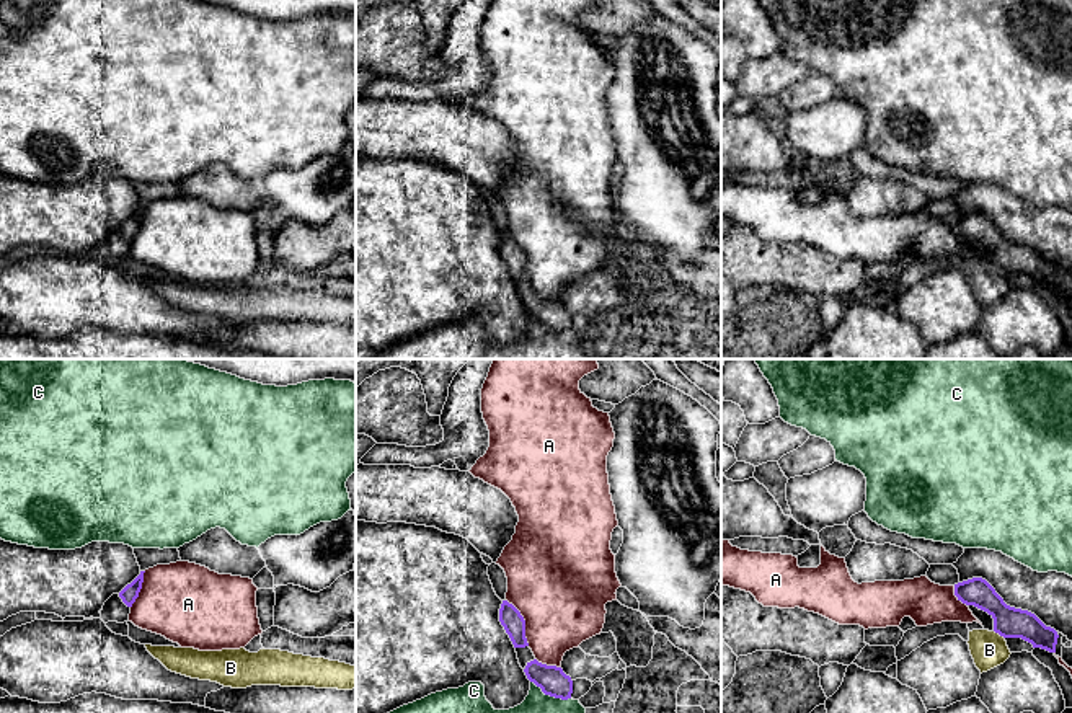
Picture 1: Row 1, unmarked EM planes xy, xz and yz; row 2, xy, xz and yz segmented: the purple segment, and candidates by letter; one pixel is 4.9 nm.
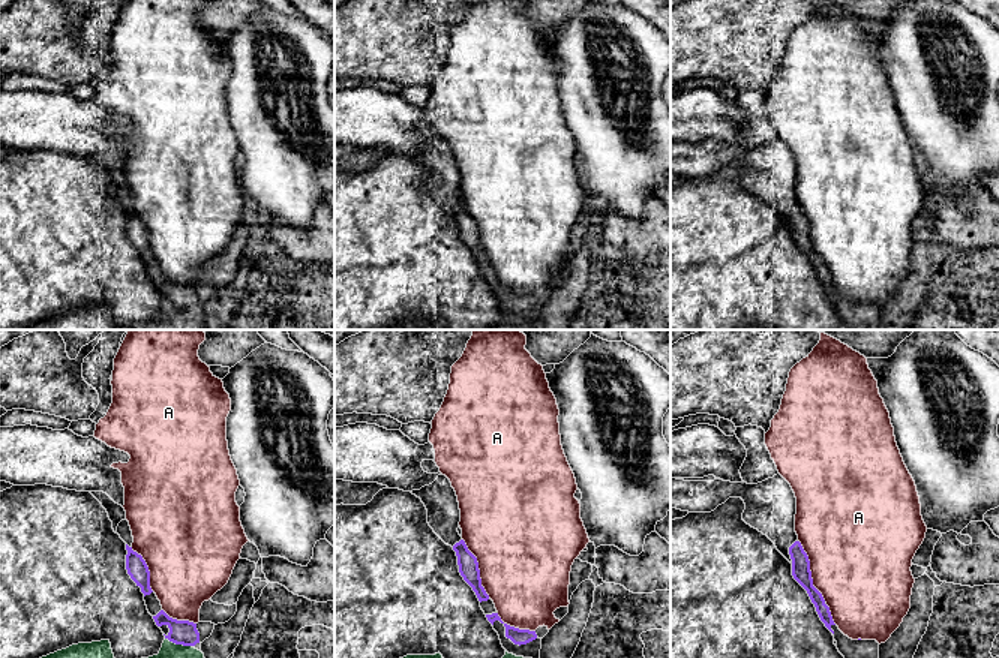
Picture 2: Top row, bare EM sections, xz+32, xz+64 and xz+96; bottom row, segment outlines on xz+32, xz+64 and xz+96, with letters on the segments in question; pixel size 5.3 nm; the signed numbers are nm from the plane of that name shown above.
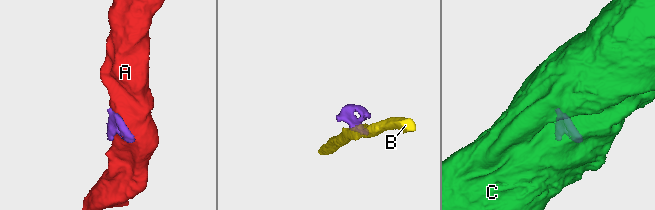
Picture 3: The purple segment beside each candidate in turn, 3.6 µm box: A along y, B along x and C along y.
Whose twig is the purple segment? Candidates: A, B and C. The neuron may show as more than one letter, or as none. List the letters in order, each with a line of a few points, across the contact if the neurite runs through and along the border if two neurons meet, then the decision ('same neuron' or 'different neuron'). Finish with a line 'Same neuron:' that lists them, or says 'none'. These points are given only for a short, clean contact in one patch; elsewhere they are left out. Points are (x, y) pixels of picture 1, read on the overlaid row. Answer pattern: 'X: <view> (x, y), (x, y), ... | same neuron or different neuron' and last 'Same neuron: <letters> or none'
A: different neuron
B: yz (994, 630), (1004, 638) | different neuron
C: xz (531, 681), (545, 694), (570, 699) | different neuron
Same neuron: none

